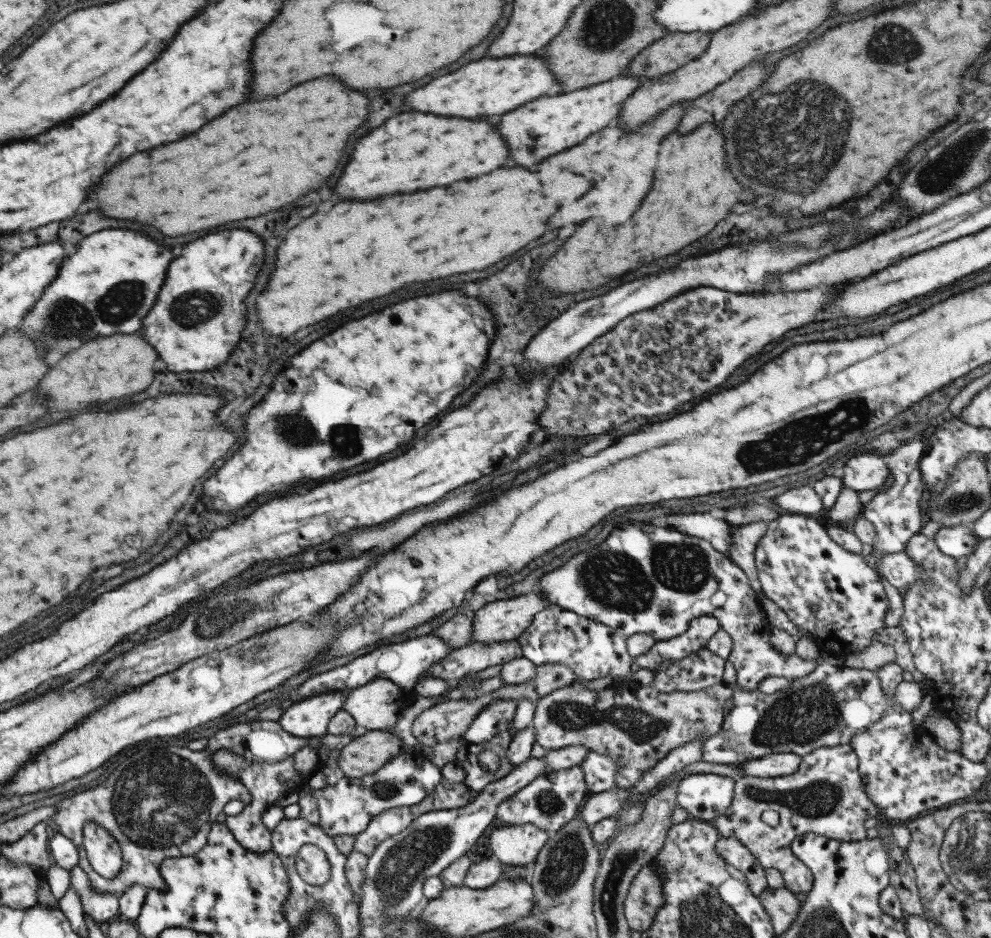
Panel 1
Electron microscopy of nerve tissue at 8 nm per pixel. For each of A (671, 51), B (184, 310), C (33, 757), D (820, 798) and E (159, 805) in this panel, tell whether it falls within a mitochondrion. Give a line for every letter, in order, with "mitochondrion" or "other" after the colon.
A: other
B: mitochondrion
C: other
D: mitochondrion
E: mitochondrion

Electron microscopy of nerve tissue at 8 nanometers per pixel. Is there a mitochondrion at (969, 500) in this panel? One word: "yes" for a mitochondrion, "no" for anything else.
yes

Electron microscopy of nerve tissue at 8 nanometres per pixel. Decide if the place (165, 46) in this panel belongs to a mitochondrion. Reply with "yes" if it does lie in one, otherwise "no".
no

